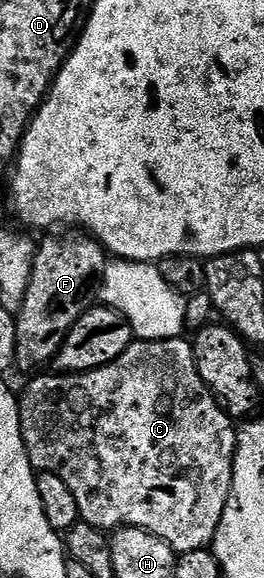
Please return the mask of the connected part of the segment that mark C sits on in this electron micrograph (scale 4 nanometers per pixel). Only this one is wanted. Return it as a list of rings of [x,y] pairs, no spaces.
[[[185,337],[169,338],[159,342],[135,340],[120,357],[112,360],[112,364],[95,370],[85,370],[83,374],[53,373],[31,377],[34,379],[27,384],[26,391],[20,394],[18,411],[22,425],[22,439],[26,445],[28,460],[34,465],[35,471],[60,476],[60,480],[68,484],[72,496],[76,496],[79,519],[92,524],[100,531],[113,532],[124,526],[135,526],[164,540],[164,544],[174,549],[175,555],[207,549],[213,543],[220,520],[224,516],[224,508],[230,499],[234,475],[234,449],[238,447],[238,430],[235,419],[218,405],[218,401],[204,384],[196,368],[193,345]]]

